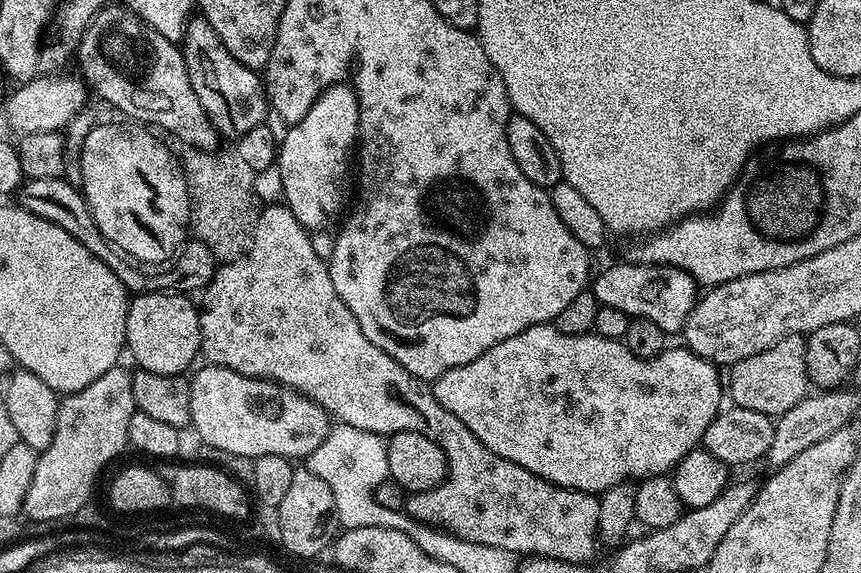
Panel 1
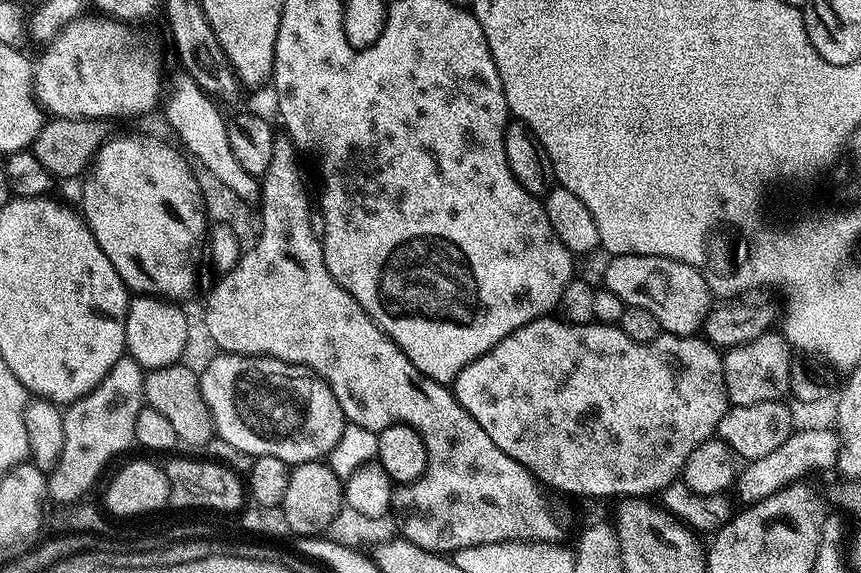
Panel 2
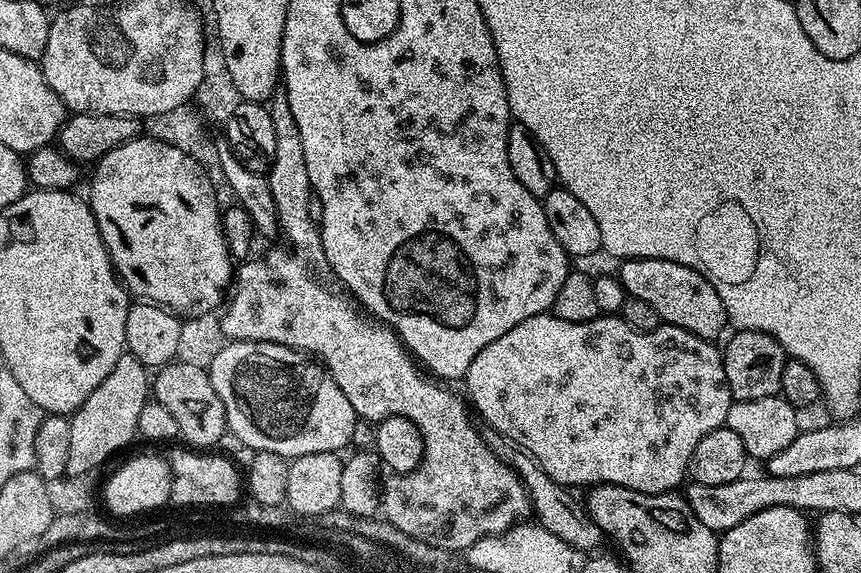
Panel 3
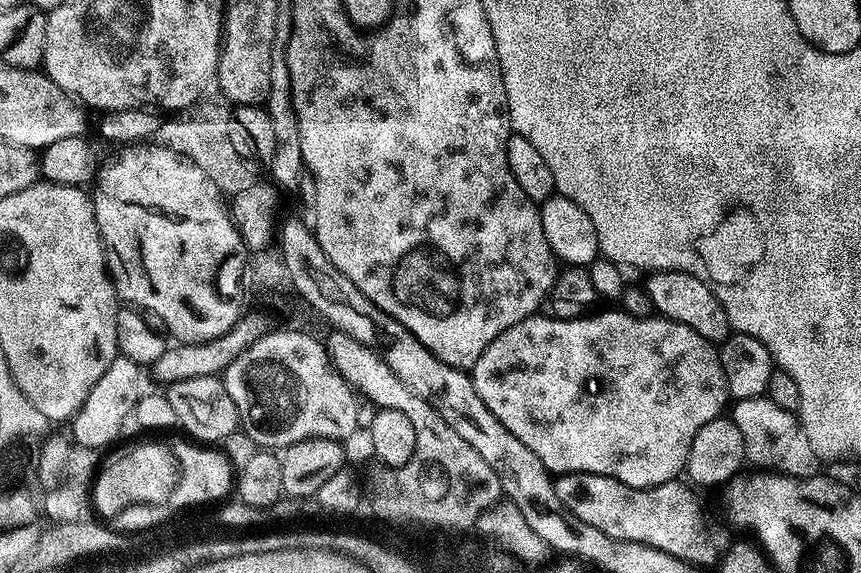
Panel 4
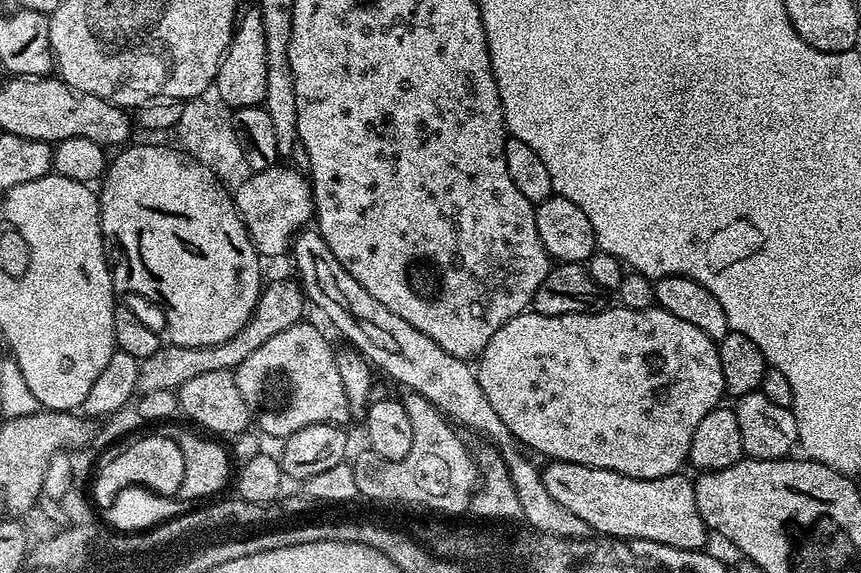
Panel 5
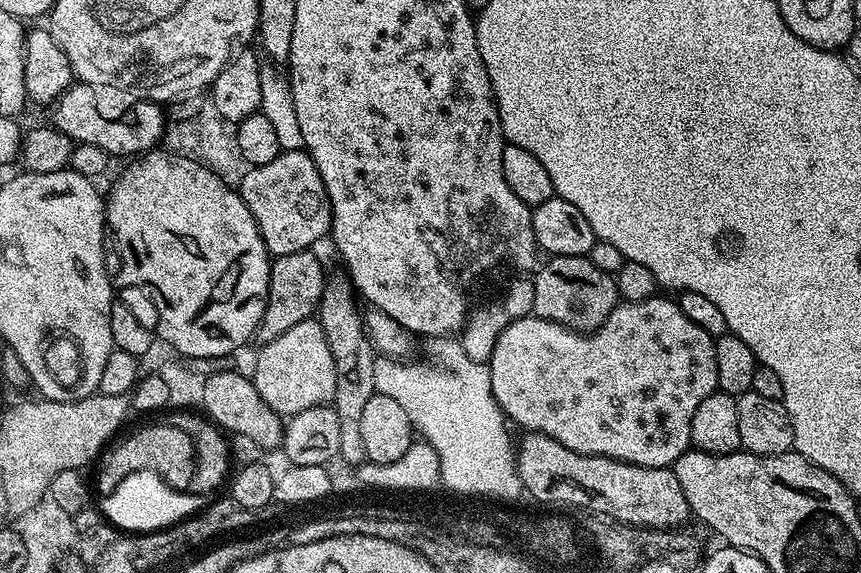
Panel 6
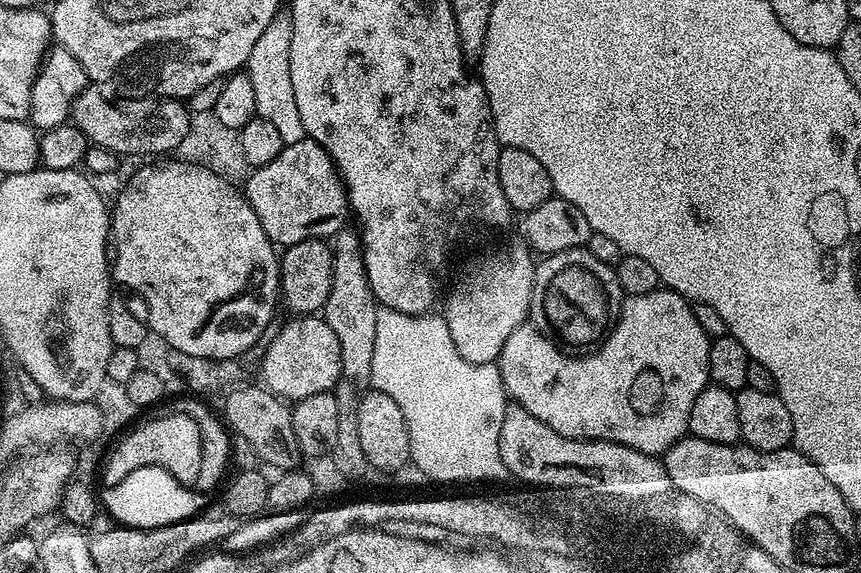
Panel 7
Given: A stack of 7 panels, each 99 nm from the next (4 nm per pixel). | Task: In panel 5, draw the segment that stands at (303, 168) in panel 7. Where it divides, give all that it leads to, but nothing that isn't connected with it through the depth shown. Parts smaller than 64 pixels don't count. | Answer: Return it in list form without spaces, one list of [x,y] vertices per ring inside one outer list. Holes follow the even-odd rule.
[[[292,166],[253,172],[246,182],[235,185],[234,199],[253,246],[264,258],[280,256],[284,251],[287,253],[296,236],[313,223],[316,211],[309,177]]]

